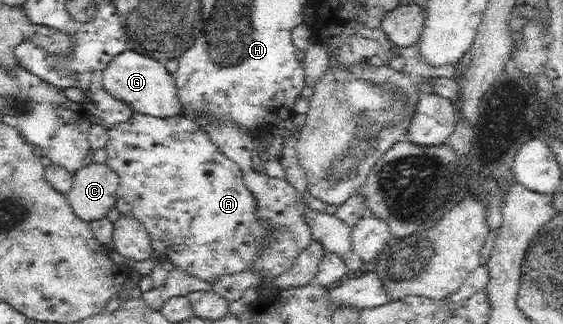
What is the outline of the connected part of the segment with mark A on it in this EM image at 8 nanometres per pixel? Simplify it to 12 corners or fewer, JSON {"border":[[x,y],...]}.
{"border":[[193,120],[109,130],[120,213],[203,280],[261,228],[239,166]]}

